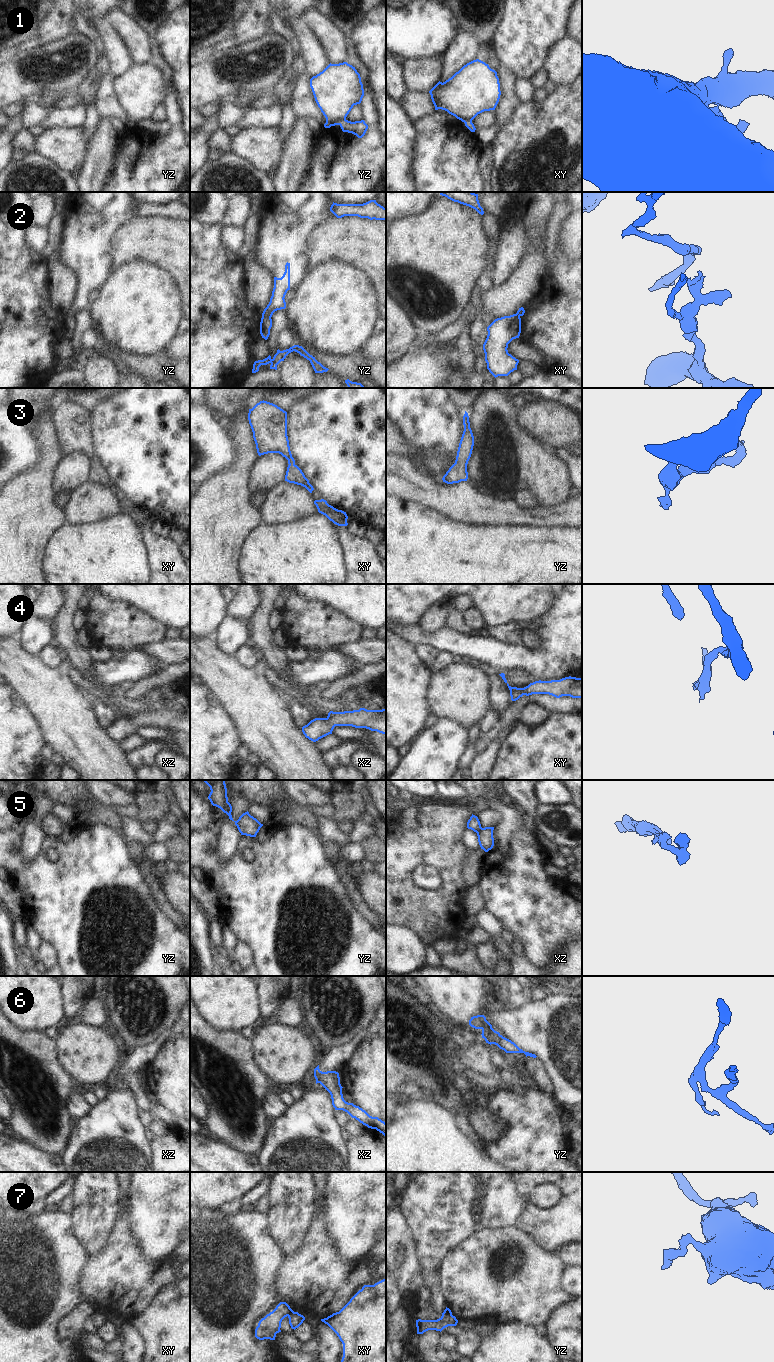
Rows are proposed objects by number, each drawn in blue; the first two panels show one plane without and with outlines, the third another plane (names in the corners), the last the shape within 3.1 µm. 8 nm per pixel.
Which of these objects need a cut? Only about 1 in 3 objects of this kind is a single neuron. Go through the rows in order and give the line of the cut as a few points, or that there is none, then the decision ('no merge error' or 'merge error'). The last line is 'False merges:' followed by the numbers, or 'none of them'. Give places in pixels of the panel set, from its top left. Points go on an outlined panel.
1: yz (345, 119), (338, 124) | merge error
2: yz (262, 314), (270, 318) | merge error
3: no cut | no merge error
4: no cut | no merge error
5: xz (482, 828), (476, 832) | merge error
6: yz (482, 1028), (492, 1029) | merge error
7: xy (293, 1311), (288, 1316) | merge error
False merges: 1, 2, 5, 6, 7

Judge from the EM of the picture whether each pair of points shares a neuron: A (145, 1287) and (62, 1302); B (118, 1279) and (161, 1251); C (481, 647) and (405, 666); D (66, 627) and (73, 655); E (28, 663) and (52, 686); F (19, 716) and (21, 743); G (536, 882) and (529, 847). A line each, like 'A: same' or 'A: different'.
A: different
B: different
C: different
D: same
E: same
F: same
G: same

